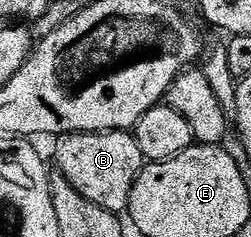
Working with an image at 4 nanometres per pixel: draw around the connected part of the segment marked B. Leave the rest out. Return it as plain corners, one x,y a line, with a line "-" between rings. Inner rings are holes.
101,130
94,134
65,134
57,137
55,169
86,200
94,200
98,208
106,208
120,216
128,209
134,180
138,180
146,159
136,143
135,133
127,130

